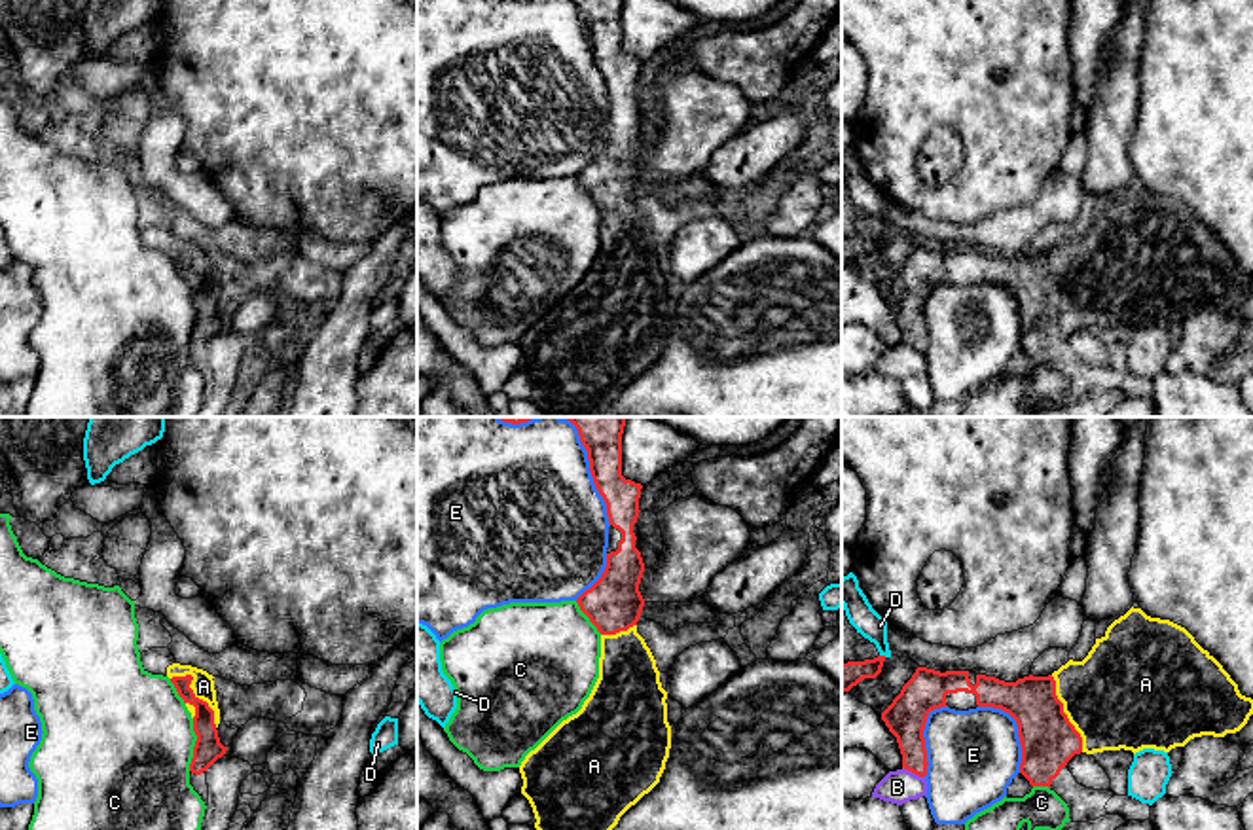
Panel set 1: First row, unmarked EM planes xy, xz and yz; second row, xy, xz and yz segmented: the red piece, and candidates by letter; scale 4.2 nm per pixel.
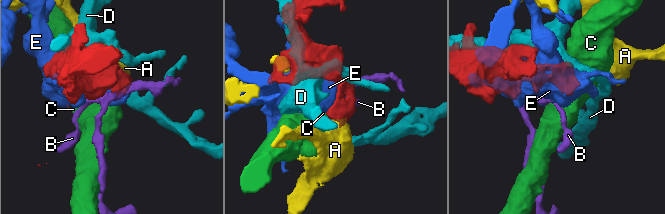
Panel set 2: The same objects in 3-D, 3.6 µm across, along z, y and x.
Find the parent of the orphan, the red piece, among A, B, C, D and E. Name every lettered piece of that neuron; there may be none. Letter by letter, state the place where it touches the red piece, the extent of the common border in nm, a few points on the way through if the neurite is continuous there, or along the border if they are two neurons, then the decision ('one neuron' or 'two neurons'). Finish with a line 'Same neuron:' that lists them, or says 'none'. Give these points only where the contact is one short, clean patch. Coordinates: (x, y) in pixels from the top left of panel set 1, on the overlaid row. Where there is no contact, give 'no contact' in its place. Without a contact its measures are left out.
A: contact xy (194, 694); length 300 nm; way xy (207, 749), (205, 711), (194, 694), (203, 686); one neuron
B: contact yz (914, 772); length 110 nm; two neurons
C: contact xy (196, 745); length 220 nm; two neurons
D: contact yz (884, 656); length 30 nm; two neurons
E: contact xz (590, 467); length 500 nm; two neurons
Same neuron: A

